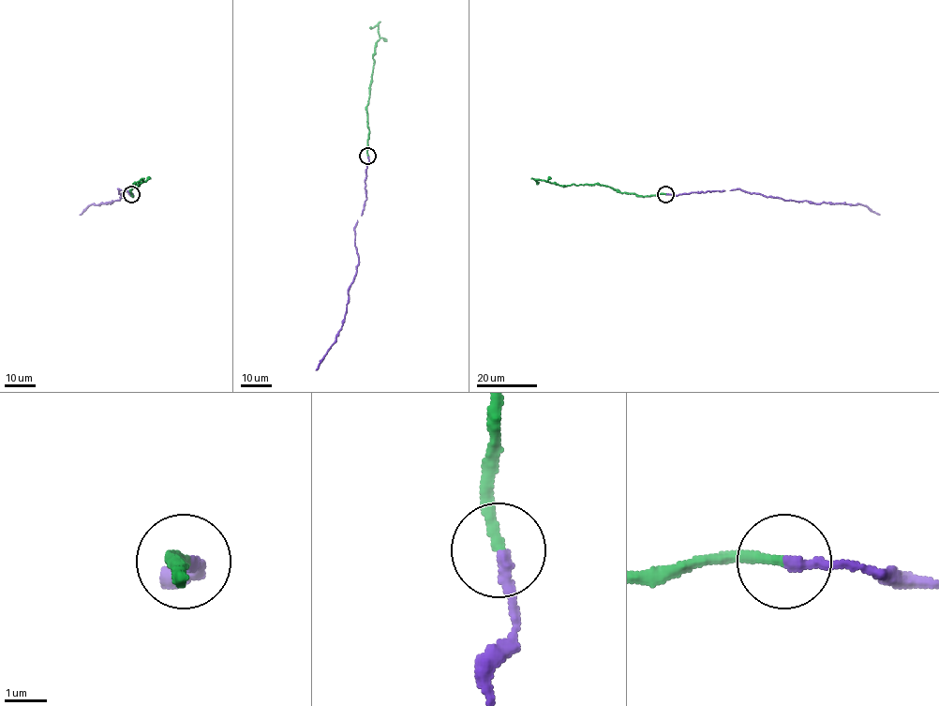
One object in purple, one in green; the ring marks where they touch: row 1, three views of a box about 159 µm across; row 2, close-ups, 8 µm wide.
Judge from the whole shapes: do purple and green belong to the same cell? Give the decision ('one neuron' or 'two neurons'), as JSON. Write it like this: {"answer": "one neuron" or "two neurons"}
{"answer": "one neuron"}

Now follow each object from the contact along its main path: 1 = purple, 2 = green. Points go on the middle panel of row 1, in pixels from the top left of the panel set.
1: (367, 156), (365, 200), (354, 228), (358, 264), (349, 290), (344, 322), (335, 341), (316, 370)
2: (367, 156), (366, 105), (373, 55), (379, 39), (378, 26), (370, 27)

